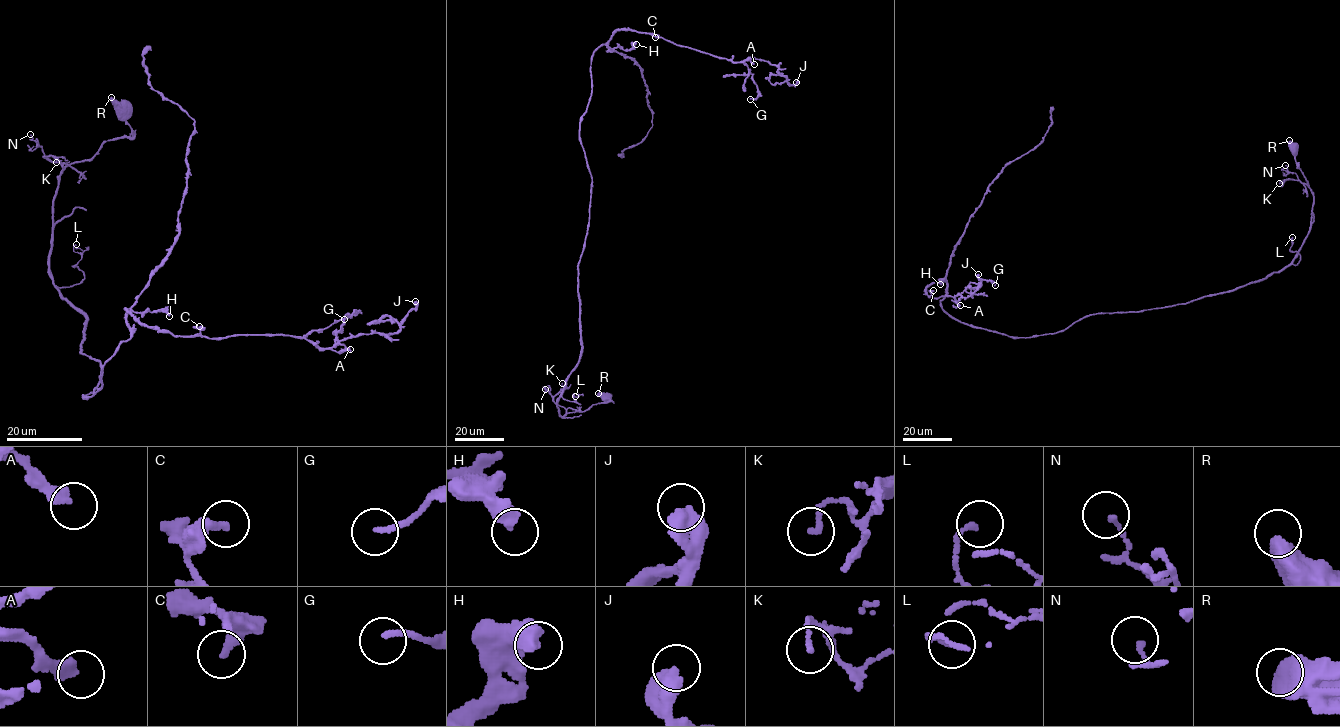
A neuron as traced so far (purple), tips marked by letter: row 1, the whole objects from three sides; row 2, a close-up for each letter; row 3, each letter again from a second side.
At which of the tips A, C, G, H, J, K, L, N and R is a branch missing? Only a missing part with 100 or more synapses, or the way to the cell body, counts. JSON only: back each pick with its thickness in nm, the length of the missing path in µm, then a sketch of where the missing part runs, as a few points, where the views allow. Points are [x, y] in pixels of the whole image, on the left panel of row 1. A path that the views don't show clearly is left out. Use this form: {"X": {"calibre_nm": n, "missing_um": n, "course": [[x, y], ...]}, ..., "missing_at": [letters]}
{"missing_at": []}

